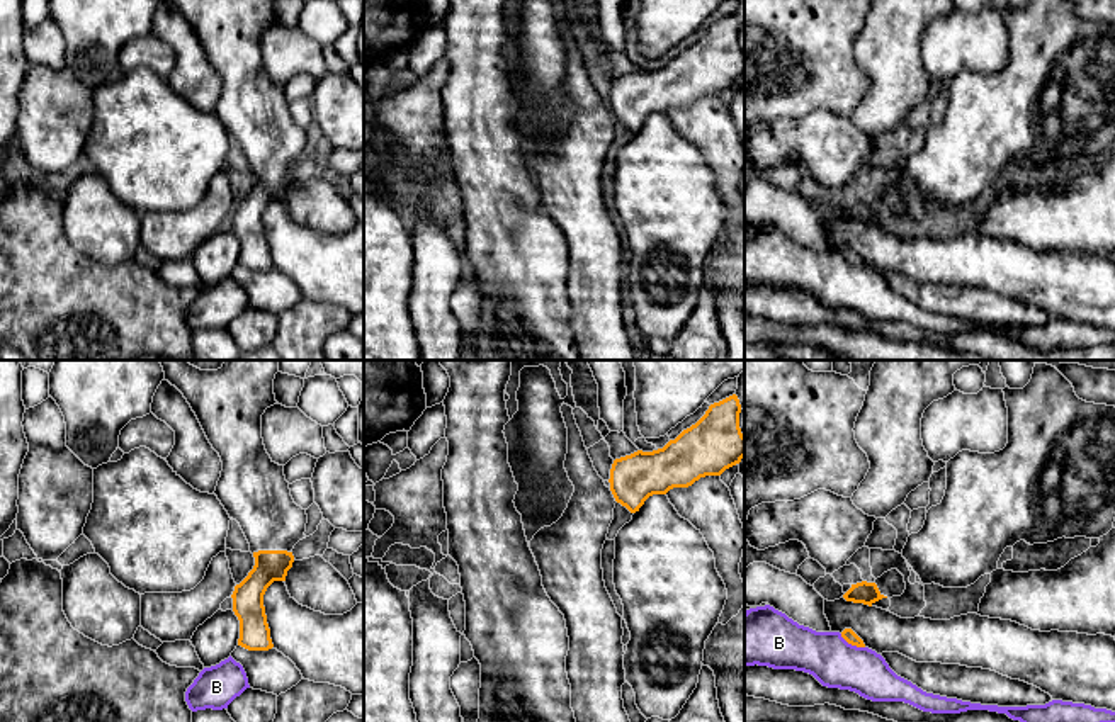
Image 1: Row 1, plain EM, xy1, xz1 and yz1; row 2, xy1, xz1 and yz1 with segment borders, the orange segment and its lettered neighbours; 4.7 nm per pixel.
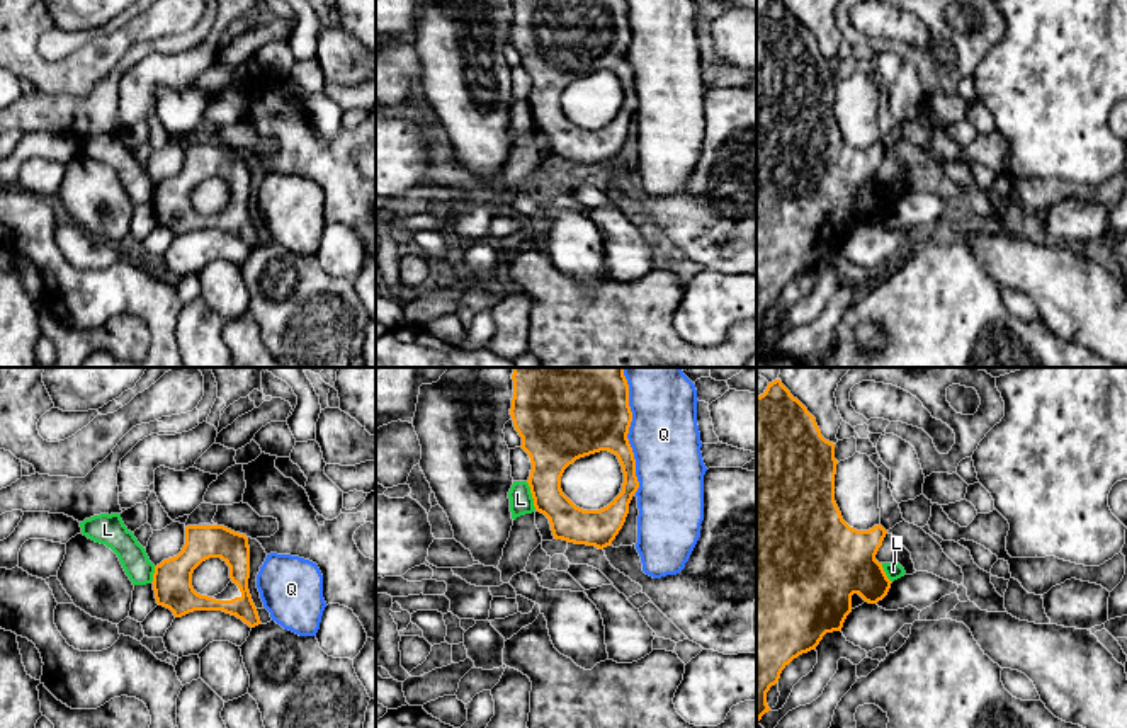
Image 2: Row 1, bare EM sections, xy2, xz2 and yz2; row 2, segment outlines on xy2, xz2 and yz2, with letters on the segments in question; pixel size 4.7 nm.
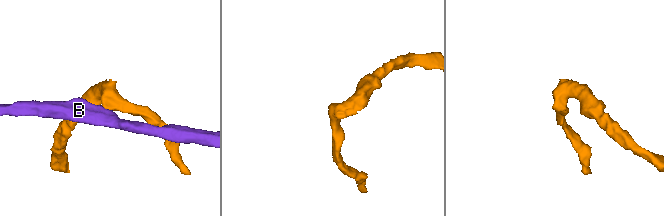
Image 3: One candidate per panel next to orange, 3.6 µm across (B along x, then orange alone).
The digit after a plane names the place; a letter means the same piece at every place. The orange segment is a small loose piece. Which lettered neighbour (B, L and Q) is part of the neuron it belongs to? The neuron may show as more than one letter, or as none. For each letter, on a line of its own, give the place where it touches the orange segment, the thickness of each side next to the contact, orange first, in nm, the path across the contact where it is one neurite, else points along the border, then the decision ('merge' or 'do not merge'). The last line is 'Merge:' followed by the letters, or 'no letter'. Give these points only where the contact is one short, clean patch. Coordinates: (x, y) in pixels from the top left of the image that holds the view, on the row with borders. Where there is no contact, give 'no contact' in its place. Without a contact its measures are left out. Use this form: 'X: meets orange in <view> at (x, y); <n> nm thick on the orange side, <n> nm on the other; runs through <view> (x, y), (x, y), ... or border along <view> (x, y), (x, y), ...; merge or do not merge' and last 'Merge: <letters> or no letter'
B: meets orange in yz1 at (852, 644); 60 nm thick on the orange side, 240 nm on the other; border along yz1 (840, 634), (848, 643), (864, 648); do not merge
L: meets orange in xz2 at (532, 495); 240 nm thick on the orange side, 110 nm on the other; do not merge
Q: meets orange in xz2 at (628, 431); 440 nm thick on the orange side, 320 nm on the other; do not merge
Merge: no letter

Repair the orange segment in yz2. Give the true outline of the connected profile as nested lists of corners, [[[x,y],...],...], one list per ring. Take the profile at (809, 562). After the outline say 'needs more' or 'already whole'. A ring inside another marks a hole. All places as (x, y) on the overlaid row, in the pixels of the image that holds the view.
[[[780,379],[756,396],[756,725],[765,713],[767,692],[799,655],[816,650],[826,633],[841,631],[852,612],[852,595],[877,604],[889,589],[882,563],[875,560],[887,531],[850,527],[835,502],[835,444],[821,435],[816,418],[790,395]]]; already whole

